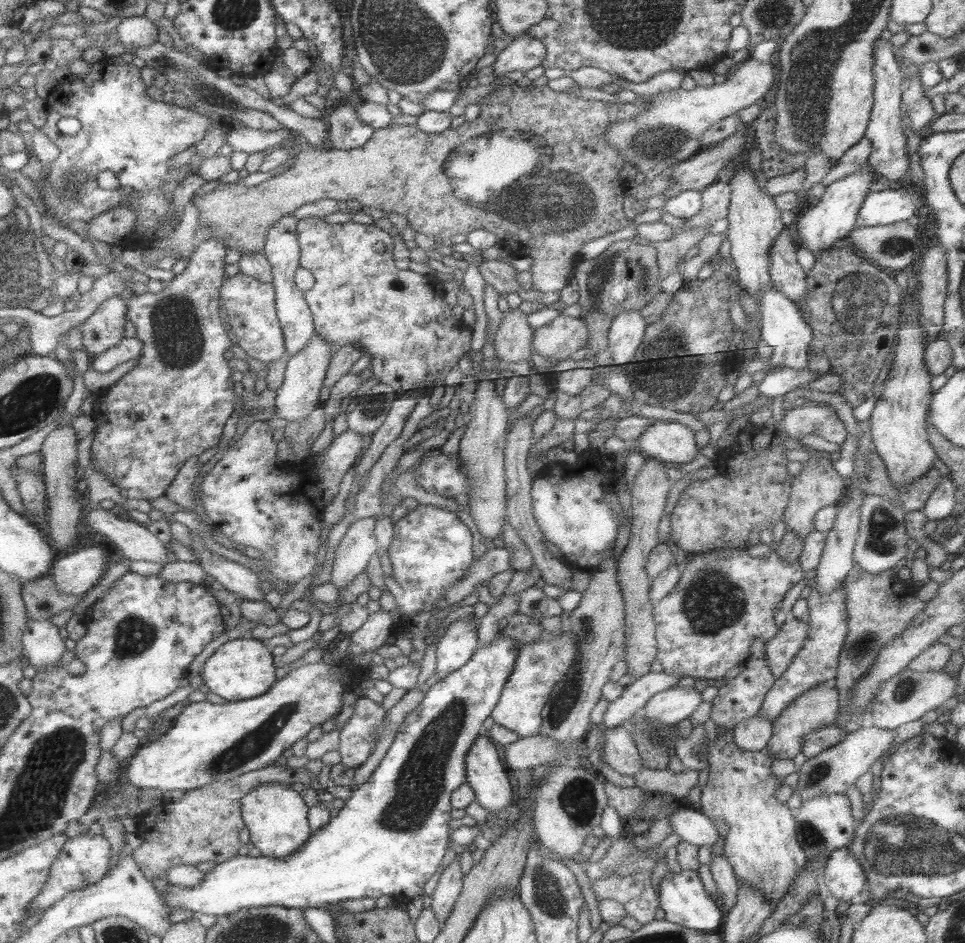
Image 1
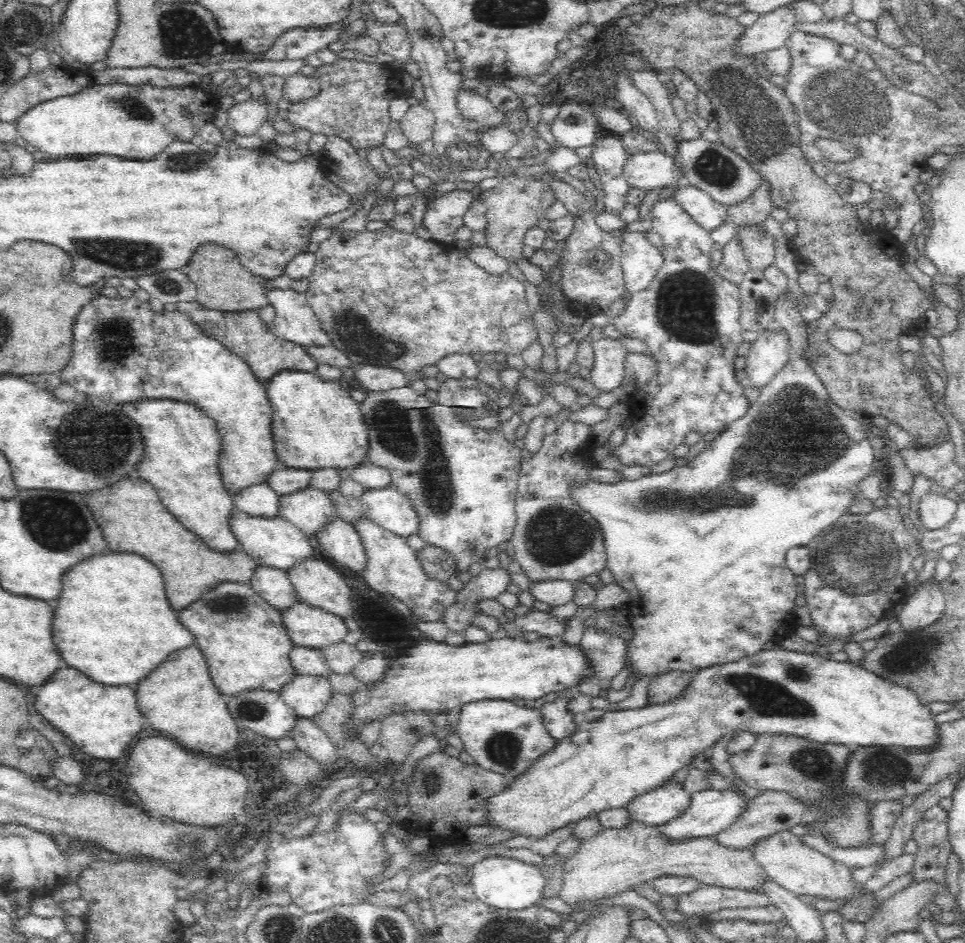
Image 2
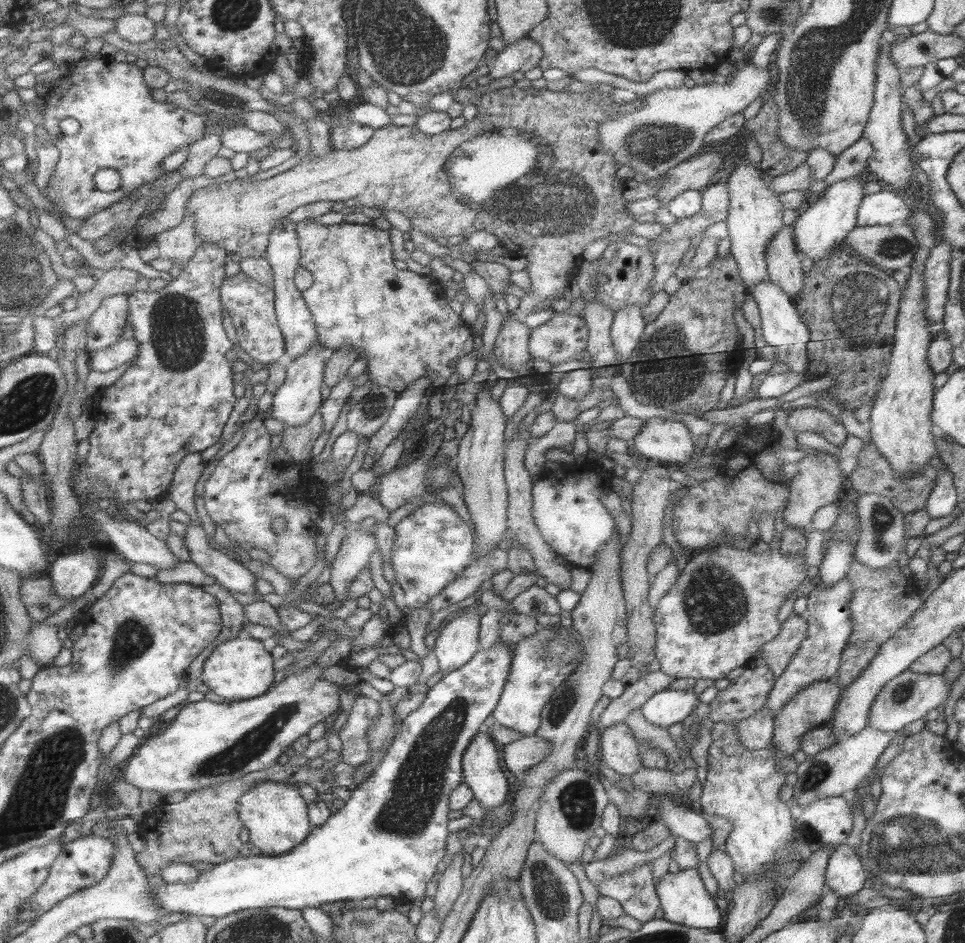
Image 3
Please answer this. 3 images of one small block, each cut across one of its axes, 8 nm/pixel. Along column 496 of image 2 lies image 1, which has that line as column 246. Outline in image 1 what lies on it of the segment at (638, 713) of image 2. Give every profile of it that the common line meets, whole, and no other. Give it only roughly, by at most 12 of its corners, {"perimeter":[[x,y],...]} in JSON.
{"perimeter":[[289,785],[243,798],[252,844],[293,855],[314,835],[310,807]]}

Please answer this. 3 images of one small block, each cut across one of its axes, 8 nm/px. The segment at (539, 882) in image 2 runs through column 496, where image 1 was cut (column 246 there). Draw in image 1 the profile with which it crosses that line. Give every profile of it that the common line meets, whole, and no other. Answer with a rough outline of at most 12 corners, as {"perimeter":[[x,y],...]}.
{"perimeter":[[521,648],[431,681],[367,782],[285,858],[164,899],[193,914],[424,896]]}

